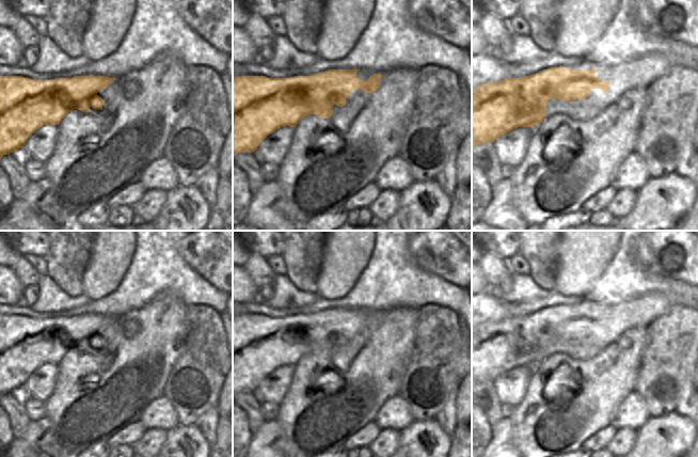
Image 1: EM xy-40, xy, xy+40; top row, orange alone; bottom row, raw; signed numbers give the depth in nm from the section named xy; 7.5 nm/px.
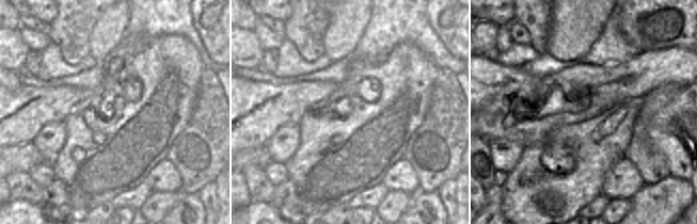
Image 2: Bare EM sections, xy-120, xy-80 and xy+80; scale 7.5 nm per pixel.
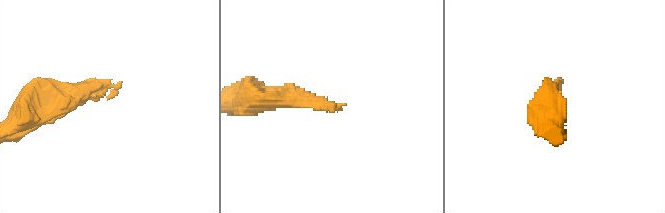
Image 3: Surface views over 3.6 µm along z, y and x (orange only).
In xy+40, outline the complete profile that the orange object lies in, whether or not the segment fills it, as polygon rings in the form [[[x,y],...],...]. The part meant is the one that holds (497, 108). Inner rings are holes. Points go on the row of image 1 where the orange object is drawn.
[[[652,52],[620,65],[564,65],[522,78],[486,82],[472,89],[472,148],[486,142],[494,142],[518,127],[534,128],[551,114],[565,114],[575,121],[590,121],[626,91],[647,89],[671,66],[666,57]],[[554,98],[559,103],[554,108],[548,108],[546,103]]]

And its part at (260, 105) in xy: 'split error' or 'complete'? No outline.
split error

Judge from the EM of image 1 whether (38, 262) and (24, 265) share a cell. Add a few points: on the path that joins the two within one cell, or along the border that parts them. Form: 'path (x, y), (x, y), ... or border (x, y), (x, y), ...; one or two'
border (24, 256), (41, 276); two

